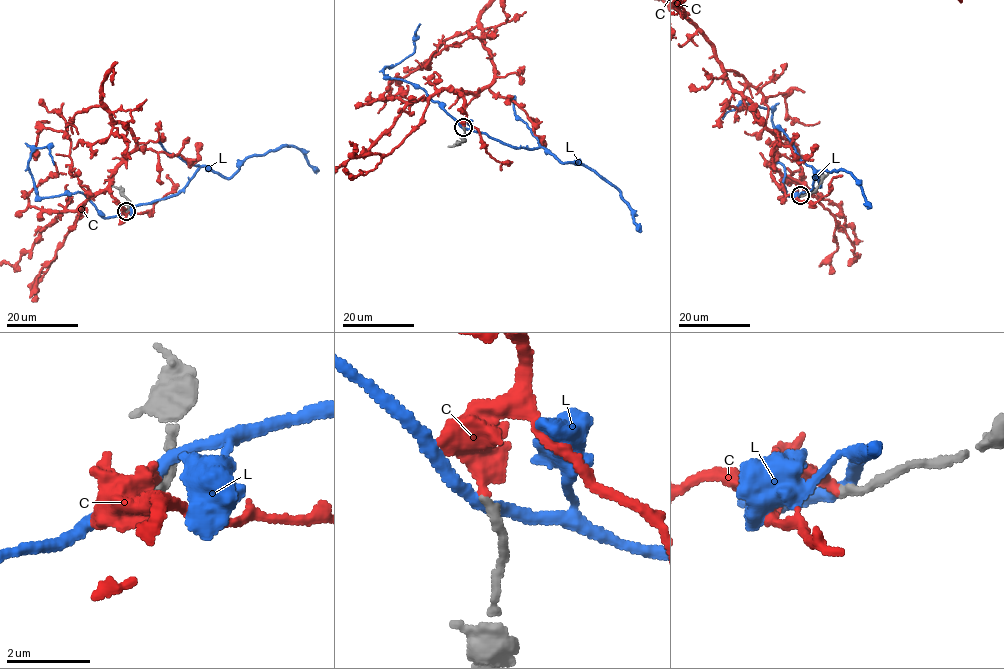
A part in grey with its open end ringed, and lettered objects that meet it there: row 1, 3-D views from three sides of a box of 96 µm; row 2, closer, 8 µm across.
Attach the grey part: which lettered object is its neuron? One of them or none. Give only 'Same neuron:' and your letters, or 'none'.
Same neuron: C

